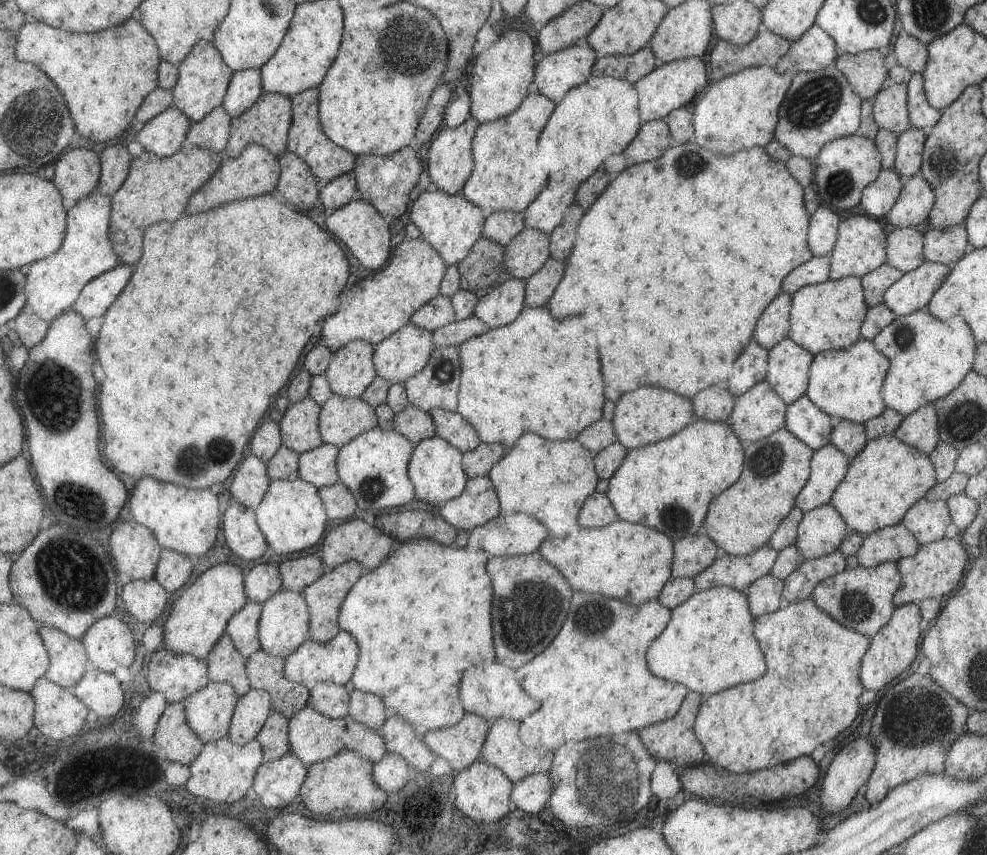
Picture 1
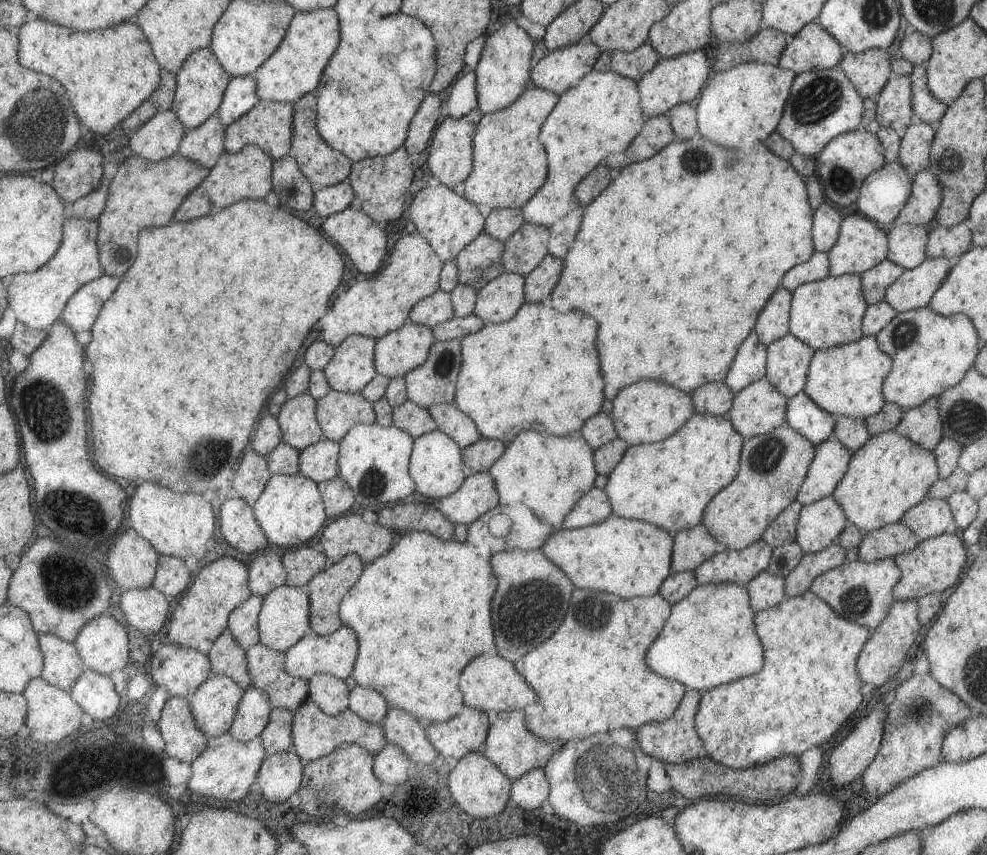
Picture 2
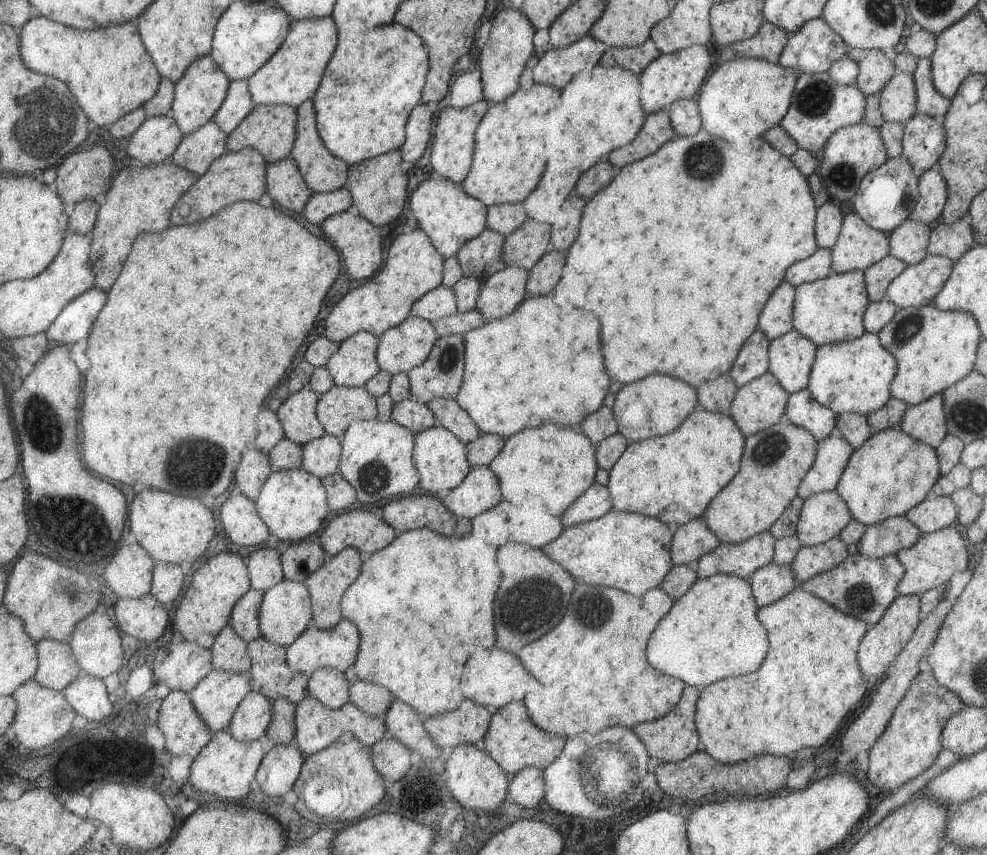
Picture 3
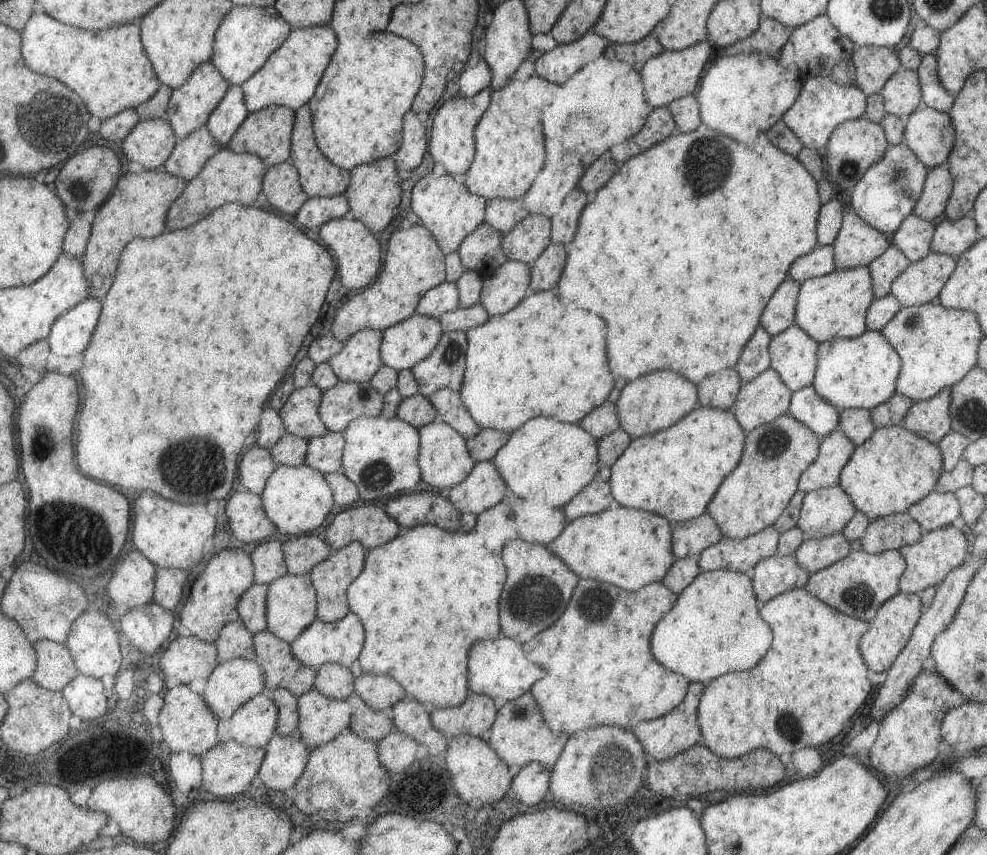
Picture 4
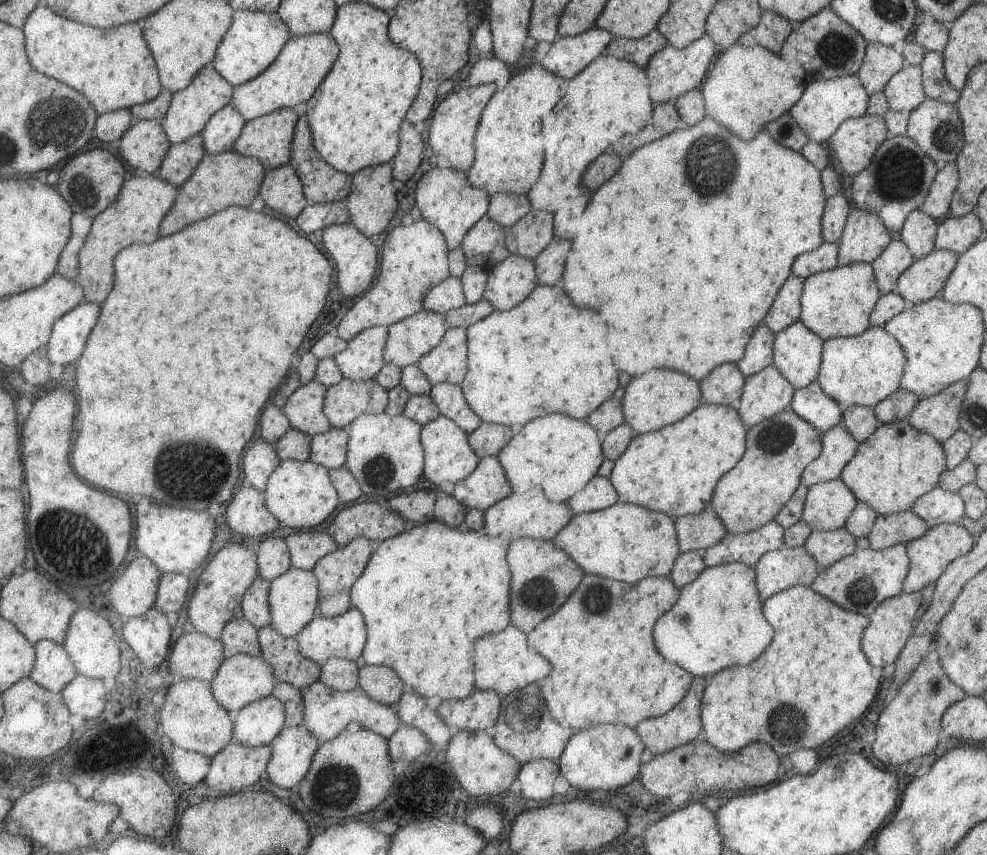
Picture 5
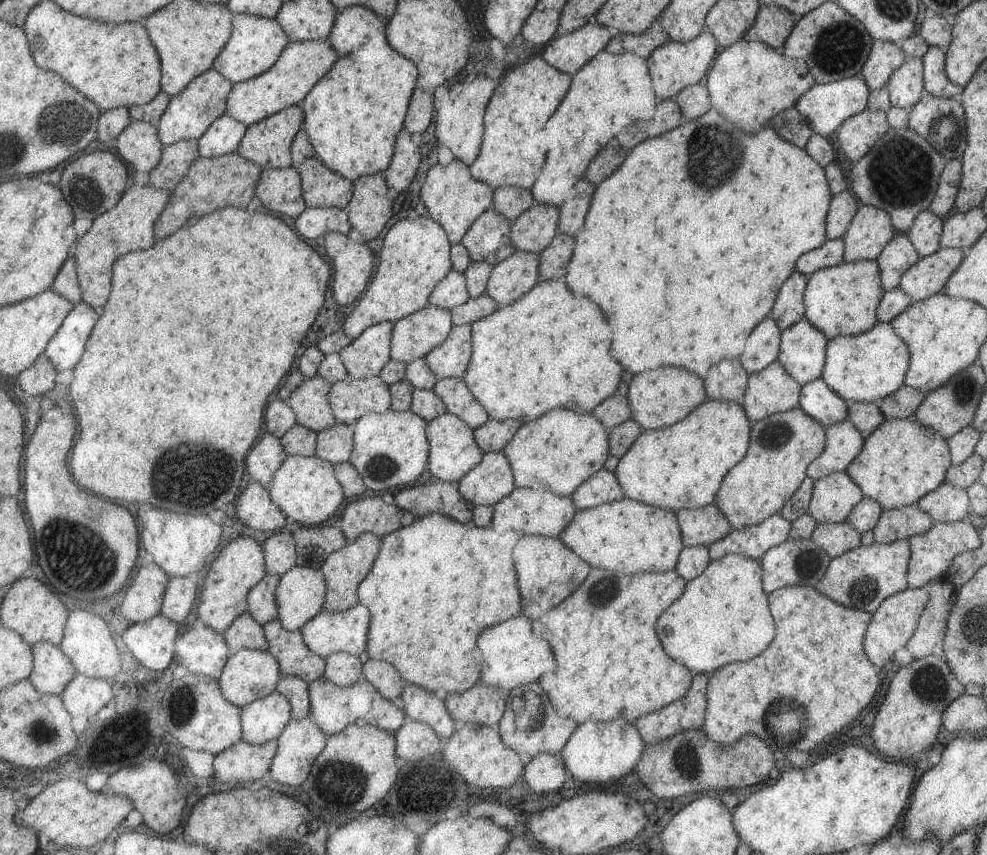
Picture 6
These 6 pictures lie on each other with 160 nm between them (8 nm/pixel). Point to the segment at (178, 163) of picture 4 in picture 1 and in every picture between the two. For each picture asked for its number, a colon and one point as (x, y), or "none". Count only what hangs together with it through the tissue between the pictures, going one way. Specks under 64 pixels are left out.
1: (214, 132)
2: (206, 143)
3: (197, 152)

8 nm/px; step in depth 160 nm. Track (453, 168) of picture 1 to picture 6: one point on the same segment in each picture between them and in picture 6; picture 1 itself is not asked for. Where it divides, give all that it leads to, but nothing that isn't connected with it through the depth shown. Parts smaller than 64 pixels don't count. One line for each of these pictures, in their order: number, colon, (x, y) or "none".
2: (449, 159)
3: (453, 133)
4: (451, 142)
5: (452, 133)
6: (459, 120)

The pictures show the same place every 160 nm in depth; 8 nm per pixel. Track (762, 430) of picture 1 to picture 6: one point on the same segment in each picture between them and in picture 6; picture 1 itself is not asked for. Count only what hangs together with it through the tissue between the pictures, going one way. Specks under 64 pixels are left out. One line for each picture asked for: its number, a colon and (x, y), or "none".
2: (757, 408)
3: (759, 404)
4: (763, 398)
5: (767, 393)
6: (771, 390)

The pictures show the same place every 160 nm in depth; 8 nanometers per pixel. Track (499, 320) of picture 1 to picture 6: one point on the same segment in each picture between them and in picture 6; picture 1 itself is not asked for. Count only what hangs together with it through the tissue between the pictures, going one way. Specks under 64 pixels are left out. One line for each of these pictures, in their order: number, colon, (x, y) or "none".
2: (497, 301)
3: (503, 291)
4: (503, 289)
5: (510, 281)
6: (512, 277)

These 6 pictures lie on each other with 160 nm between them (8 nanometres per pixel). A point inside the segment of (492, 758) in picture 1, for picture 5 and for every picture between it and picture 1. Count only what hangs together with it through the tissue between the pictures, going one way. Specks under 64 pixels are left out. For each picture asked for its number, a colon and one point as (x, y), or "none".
2: (510, 747)
3: (512, 740)
4: (519, 735)
5: (524, 729)

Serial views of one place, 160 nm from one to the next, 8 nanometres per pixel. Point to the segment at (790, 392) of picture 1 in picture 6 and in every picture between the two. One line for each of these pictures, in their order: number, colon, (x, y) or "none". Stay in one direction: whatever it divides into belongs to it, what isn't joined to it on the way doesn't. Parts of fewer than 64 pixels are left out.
2: (787, 359)
3: (790, 356)
4: (792, 353)
5: (797, 351)
6: (802, 348)

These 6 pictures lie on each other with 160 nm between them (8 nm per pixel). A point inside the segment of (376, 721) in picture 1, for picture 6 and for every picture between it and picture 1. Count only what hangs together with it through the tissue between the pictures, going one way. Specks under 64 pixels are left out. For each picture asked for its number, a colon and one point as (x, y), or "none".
2: (371, 706)
3: (374, 700)
4: (381, 692)
5: (382, 684)
6: (383, 676)

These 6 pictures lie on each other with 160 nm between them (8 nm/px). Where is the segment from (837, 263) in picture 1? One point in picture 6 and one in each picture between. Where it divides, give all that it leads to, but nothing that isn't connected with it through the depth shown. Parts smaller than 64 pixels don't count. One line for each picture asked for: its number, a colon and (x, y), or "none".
2: (861, 244)
3: (858, 246)
4: (857, 244)
5: (864, 237)
6: (870, 230)

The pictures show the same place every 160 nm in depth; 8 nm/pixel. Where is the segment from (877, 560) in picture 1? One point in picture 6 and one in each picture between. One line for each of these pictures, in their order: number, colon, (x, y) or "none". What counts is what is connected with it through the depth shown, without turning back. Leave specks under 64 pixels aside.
2: (896, 538)
3: (895, 533)
4: (893, 531)
5: (888, 530)
6: (903, 522)

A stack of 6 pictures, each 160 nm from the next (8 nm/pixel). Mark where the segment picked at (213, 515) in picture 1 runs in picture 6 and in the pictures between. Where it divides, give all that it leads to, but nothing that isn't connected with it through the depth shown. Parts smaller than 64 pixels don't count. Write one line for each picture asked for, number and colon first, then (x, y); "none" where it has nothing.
2: (177, 524)
3: (174, 529)
4: (172, 535)
5: (178, 540)
6: (182, 545)

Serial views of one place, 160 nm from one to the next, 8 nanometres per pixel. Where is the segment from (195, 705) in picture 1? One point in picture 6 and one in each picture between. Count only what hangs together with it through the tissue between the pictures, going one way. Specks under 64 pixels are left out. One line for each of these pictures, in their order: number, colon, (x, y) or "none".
2: (215, 705)
3: (217, 697)
4: (233, 684)
5: (243, 679)
6: (250, 675)

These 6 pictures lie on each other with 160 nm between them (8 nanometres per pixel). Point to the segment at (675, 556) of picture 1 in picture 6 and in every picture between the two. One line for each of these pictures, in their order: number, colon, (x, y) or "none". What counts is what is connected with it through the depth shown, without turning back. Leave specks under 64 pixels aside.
2: (690, 547)
3: (693, 539)
4: (689, 538)
5: (698, 532)
6: (702, 526)

